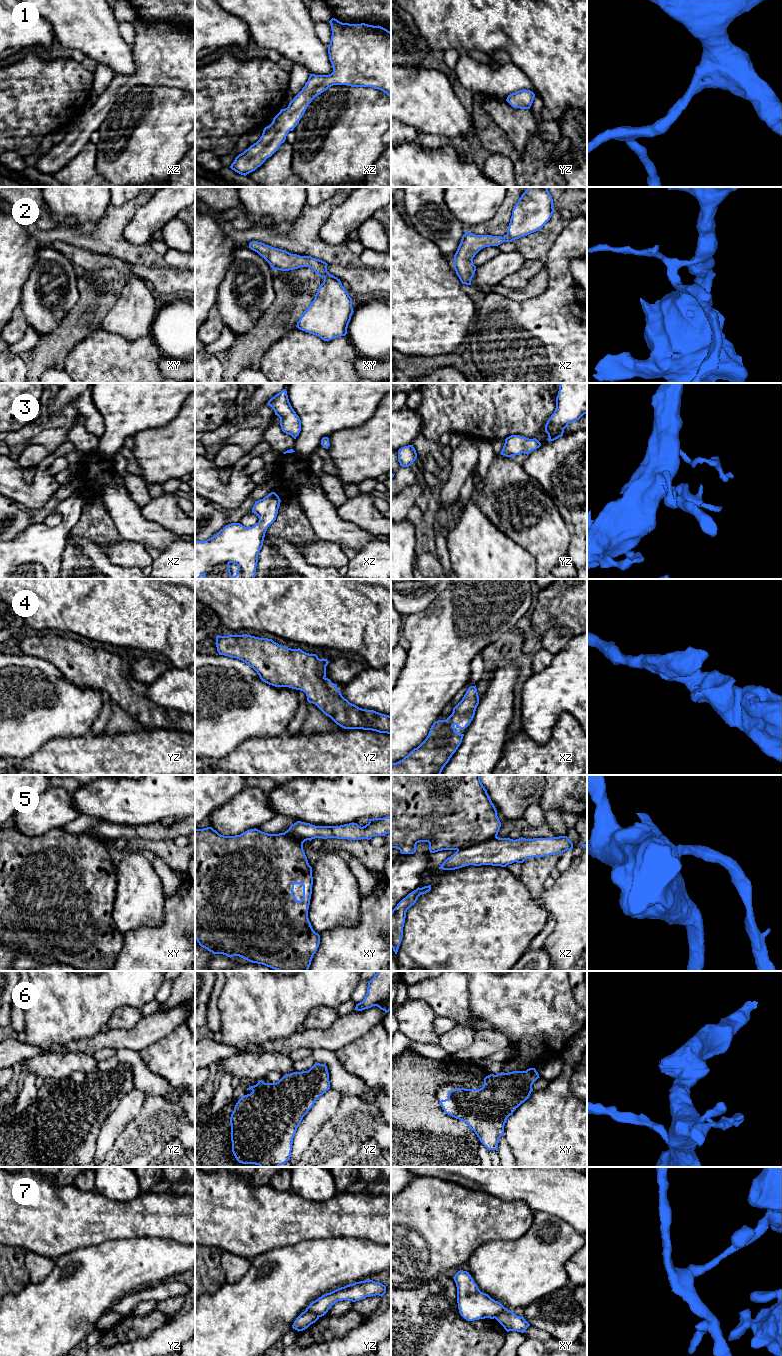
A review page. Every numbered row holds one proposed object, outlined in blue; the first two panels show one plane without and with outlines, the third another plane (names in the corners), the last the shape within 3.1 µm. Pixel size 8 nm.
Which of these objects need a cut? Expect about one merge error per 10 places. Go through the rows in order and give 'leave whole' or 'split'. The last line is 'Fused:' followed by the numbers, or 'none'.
1: leave whole
2: leave whole
3: leave whole
4: leave whole
5: split
6: leave whole
7: split
Fused: 5, 7

